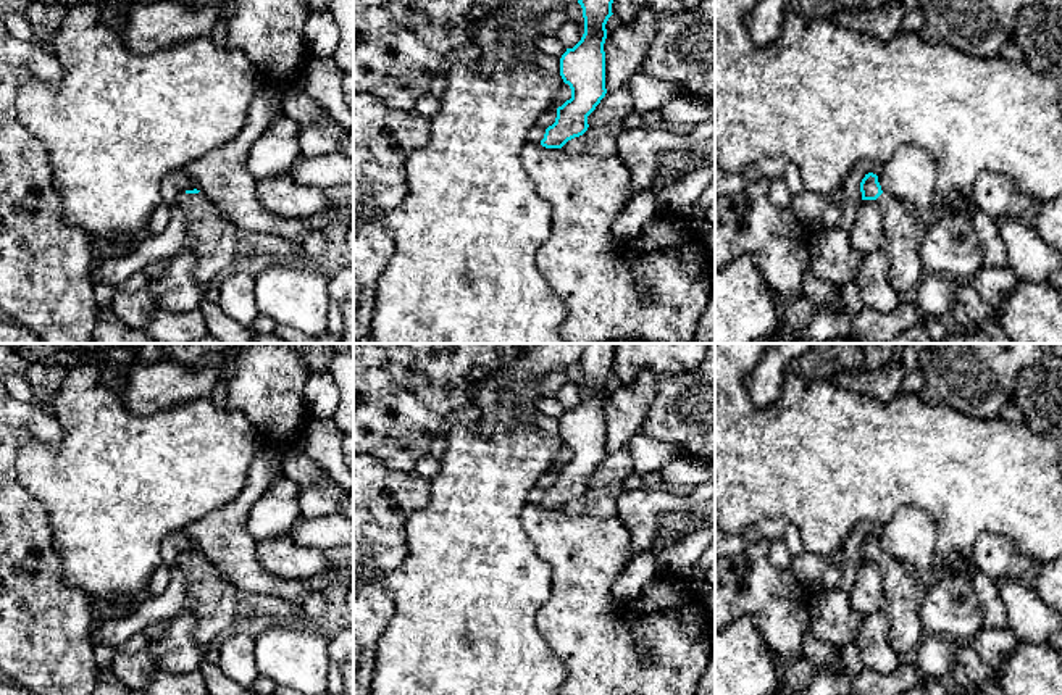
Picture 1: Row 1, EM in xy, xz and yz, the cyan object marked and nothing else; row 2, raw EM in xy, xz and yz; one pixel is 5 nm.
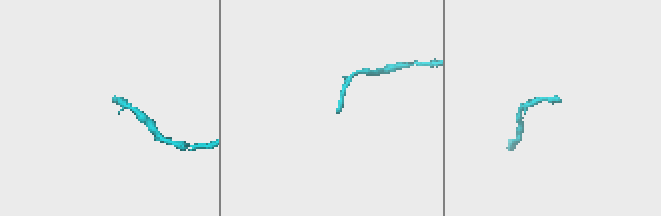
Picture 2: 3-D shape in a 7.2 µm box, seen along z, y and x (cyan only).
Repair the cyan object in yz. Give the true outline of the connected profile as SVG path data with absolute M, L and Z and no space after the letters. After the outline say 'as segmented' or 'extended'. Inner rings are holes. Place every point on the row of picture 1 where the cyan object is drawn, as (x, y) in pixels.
M865 174L860 182L860 192L862 200L875 200L881 210L881 252L889 263L888 279L893 289L899 293L915 289L925 273L920 243L926 227L917 218L912 205L881 190L876 174Z | extended

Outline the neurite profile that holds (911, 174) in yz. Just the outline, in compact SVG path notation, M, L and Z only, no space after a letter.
M915 145L901 147L878 174L881 190L912 205L920 223L930 229L946 218L951 205L934 205L938 166L931 155Z

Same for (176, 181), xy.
M186 168L169 169L161 181L161 198L168 205L176 205L176 198L187 190L200 190L195 177Z

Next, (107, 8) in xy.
M32 0L73 8L79 3L94 3L100 13L102 23L118 34L124 31L126 18L136 0Z

